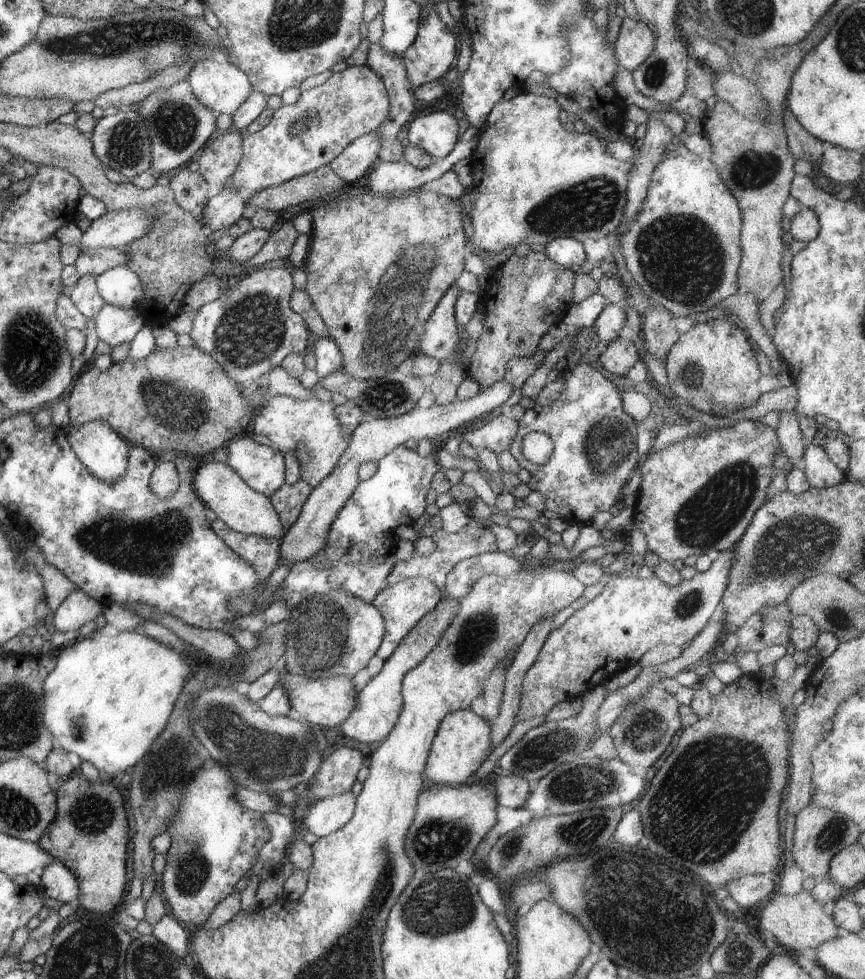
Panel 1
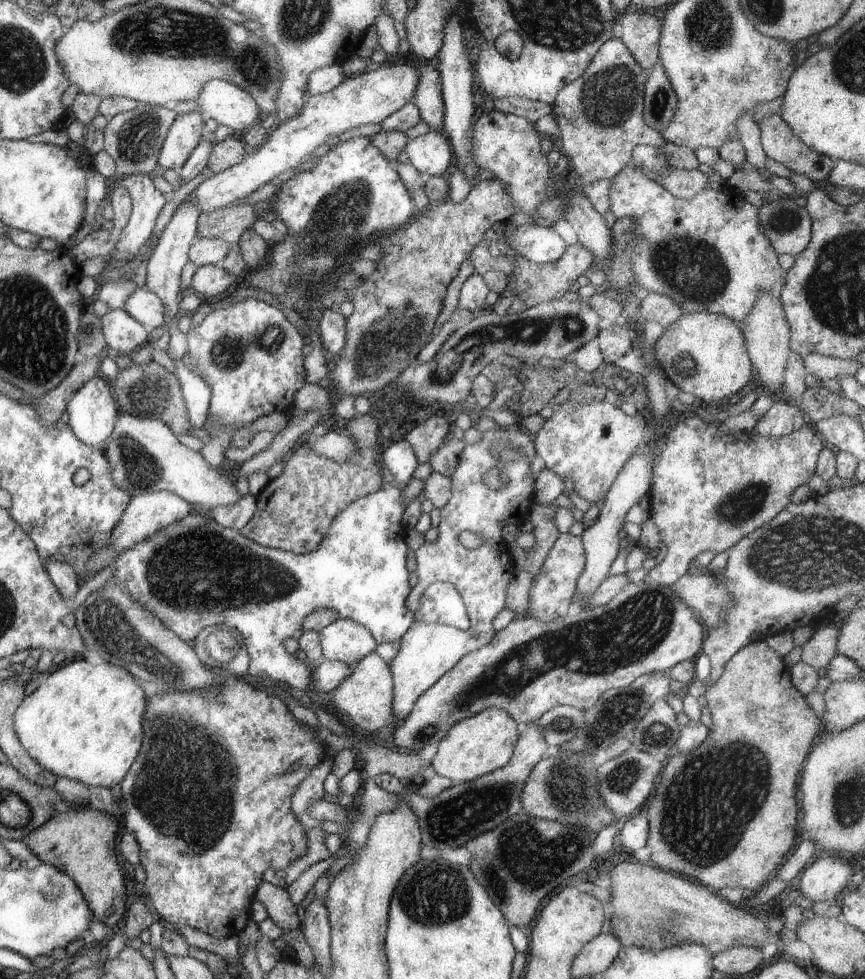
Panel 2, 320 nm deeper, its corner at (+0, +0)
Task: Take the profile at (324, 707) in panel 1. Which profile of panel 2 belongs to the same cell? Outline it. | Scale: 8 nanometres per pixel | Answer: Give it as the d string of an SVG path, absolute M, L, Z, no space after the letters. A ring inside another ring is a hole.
M374 650L359 660L353 673L342 680L341 684L330 694L321 696L331 708L346 712L354 724L368 732L368 735L394 720L393 716L393 676L389 663L387 663Z

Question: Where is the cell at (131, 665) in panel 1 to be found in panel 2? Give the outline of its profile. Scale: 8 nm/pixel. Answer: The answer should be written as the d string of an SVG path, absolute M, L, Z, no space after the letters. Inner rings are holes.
M76 658L68 666L57 667L15 712L15 731L27 752L53 775L80 781L91 788L114 788L122 782L142 746L147 692L126 669L113 664L95 665Z

